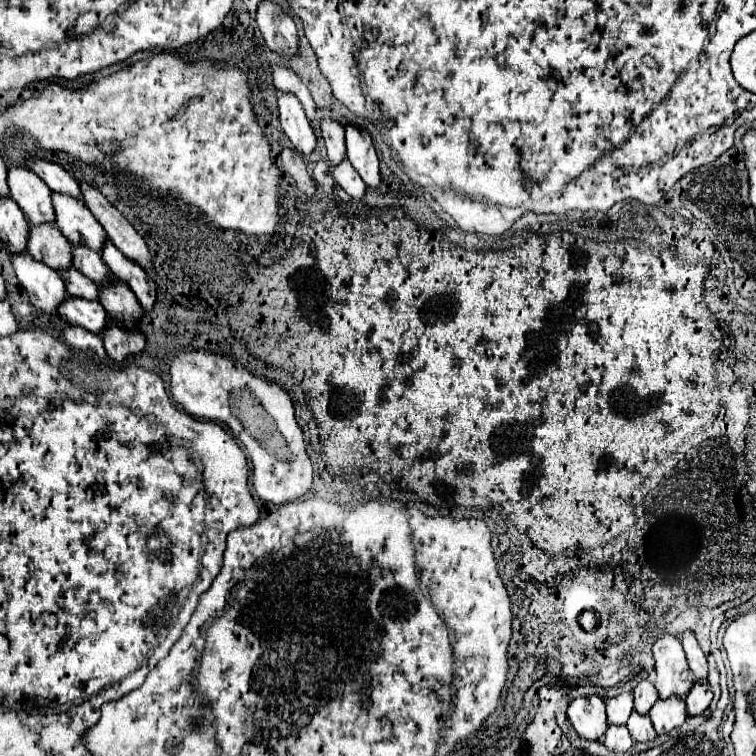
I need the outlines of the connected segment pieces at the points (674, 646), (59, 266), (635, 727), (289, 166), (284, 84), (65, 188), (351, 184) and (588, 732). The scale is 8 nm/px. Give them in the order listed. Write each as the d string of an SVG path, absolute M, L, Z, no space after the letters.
M662 635L654 643L652 651L656 661L656 689L660 699L684 699L690 693L694 679L690 677L690 667L686 665L682 643L672 635Z
M30 225L30 241L28 241L28 253L52 267L54 271L66 271L72 267L72 245L66 241L66 237L52 225L40 225L34 229Z
M632 711L626 727L628 727L632 739L638 741L638 743L648 743L648 741L652 741L652 739L656 737L650 717L642 717L642 715L638 715L636 711Z
M284 147L282 153L280 153L280 159L282 159L282 167L284 171L296 181L298 189L310 197L314 197L316 193L316 183L314 179L310 177L308 169L306 169L306 163L302 159L302 155L290 147Z
M272 67L272 77L274 77L274 87L278 91L284 93L292 93L294 97L298 97L298 101L302 103L306 117L312 121L316 117L316 103L310 97L310 91L306 89L306 85L296 77L296 73L292 69L286 67Z
M30 159L30 169L42 177L42 181L46 181L46 185L54 191L54 193L62 193L62 195L72 195L74 199L82 199L82 191L78 181L60 165L52 163L52 161L44 161L44 159Z
M342 161L342 165L332 167L332 177L336 183L352 197L352 199L362 199L366 195L366 183L358 177L358 171L348 163Z
M598 695L574 699L568 705L568 719L574 731L588 741L600 741L608 729L606 705Z

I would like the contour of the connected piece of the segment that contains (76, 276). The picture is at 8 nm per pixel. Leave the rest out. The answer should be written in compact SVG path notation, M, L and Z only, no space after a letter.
M70 269L70 273L62 273L62 277L66 281L66 291L70 297L80 297L80 299L88 299L88 301L100 299L98 285L94 285L94 281L90 281L88 277L82 277L82 273L78 273L78 269Z

